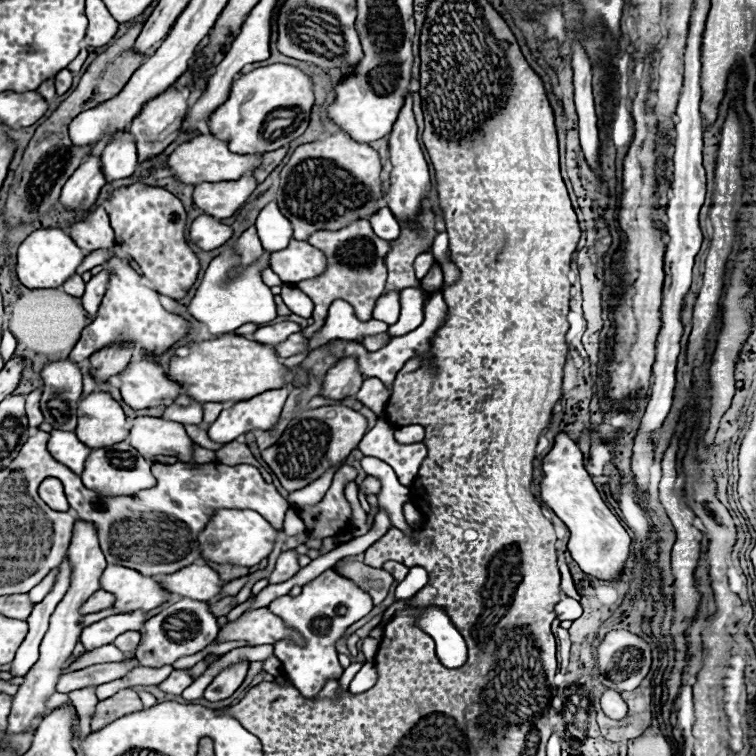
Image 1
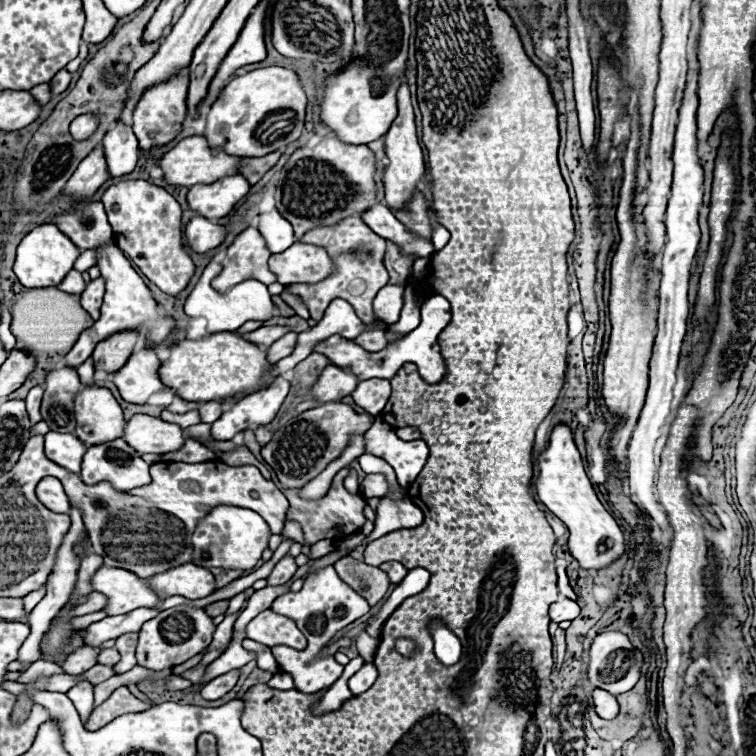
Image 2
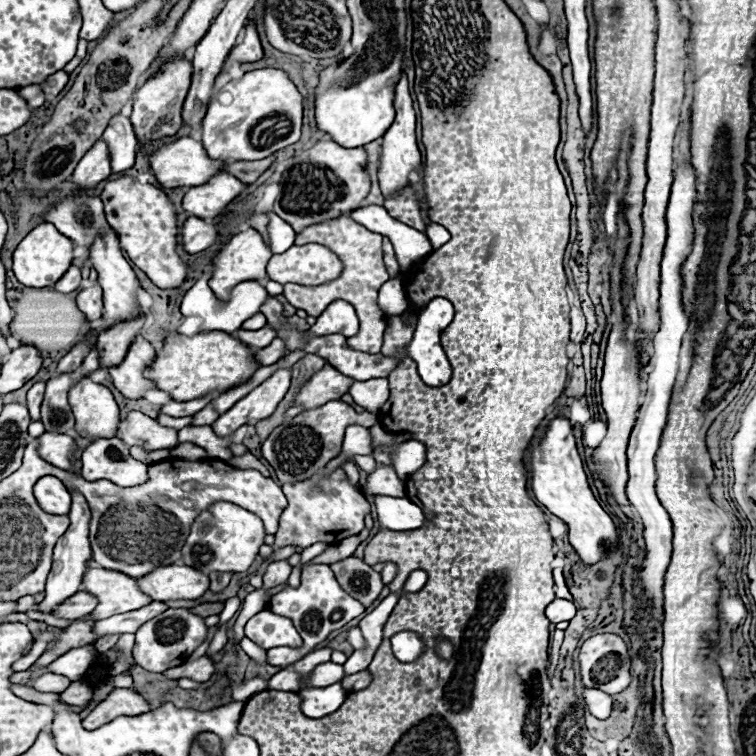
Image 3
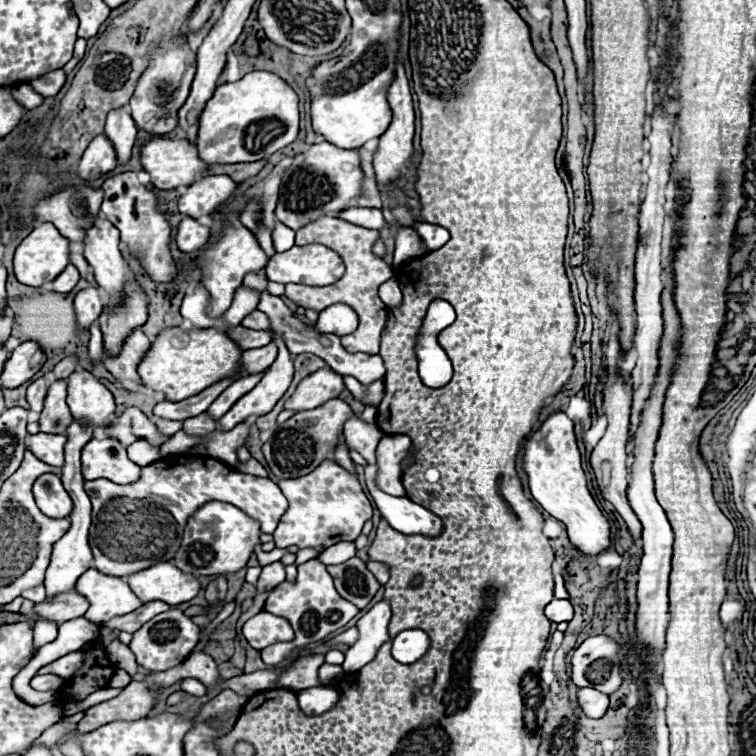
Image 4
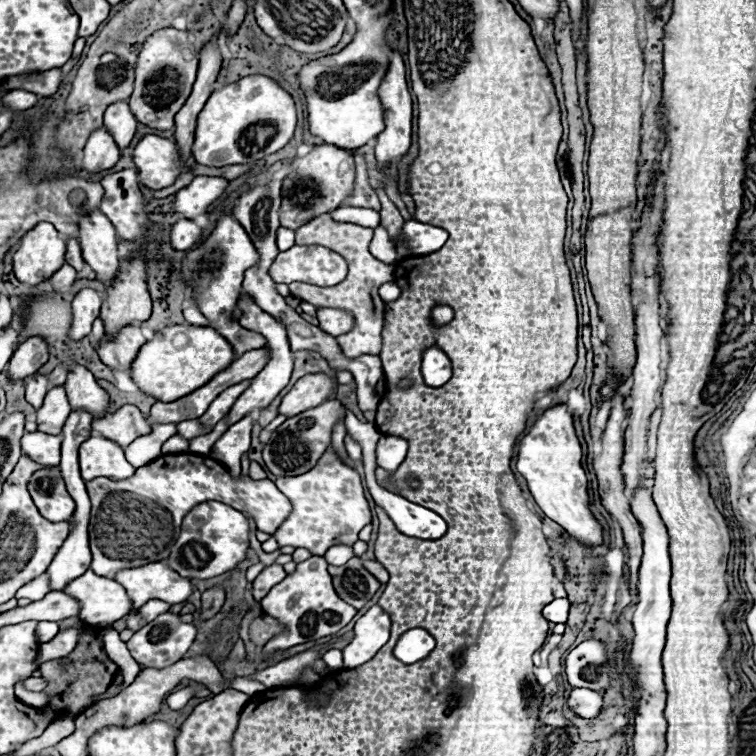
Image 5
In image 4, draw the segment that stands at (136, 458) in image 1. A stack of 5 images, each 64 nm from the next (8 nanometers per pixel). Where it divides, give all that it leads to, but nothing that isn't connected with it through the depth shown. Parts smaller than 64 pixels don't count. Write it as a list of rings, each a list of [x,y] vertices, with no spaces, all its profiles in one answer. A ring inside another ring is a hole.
[[[92,438],[82,448],[82,474],[84,480],[108,478],[116,484],[130,484],[138,480],[140,466],[126,456],[126,448],[118,440]]]

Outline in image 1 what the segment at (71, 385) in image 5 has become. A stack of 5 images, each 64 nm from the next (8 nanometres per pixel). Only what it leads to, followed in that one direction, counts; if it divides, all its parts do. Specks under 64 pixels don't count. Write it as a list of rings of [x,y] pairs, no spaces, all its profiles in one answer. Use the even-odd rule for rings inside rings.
[[[92,392],[78,402],[76,434],[88,448],[112,446],[128,436],[126,416],[108,392]]]

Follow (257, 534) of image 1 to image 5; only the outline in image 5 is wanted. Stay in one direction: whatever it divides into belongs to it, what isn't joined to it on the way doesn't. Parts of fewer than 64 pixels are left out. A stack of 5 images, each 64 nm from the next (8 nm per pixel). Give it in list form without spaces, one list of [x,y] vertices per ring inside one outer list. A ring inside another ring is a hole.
[[[202,502],[194,506],[182,522],[182,530],[170,548],[170,556],[164,560],[166,566],[176,570],[182,578],[208,580],[234,570],[248,550],[248,520],[242,512],[222,504],[222,502]]]

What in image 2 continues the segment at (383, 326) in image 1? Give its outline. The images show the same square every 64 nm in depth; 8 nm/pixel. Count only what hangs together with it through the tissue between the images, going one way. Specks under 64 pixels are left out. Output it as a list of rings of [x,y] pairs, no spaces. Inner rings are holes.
[[[336,298],[336,300],[330,302],[330,306],[326,308],[324,316],[322,316],[322,320],[316,326],[312,326],[310,330],[298,334],[298,344],[296,344],[294,352],[290,356],[278,360],[270,370],[264,372],[264,376],[272,378],[272,376],[278,376],[278,374],[284,374],[284,372],[292,370],[298,362],[302,362],[312,352],[314,344],[318,344],[320,340],[326,340],[334,334],[340,334],[348,340],[354,340],[364,330],[366,330],[366,326],[354,314],[354,308],[346,300]]]

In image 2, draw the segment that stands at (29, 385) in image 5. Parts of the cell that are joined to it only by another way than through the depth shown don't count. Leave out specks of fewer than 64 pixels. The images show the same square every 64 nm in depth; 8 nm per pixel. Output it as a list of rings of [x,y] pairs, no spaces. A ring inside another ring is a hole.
[[[34,386],[34,388],[28,392],[26,400],[24,400],[32,424],[36,424],[36,422],[42,420],[42,416],[40,416],[40,400],[42,400],[42,394],[44,394],[44,388],[42,388],[42,386]]]

